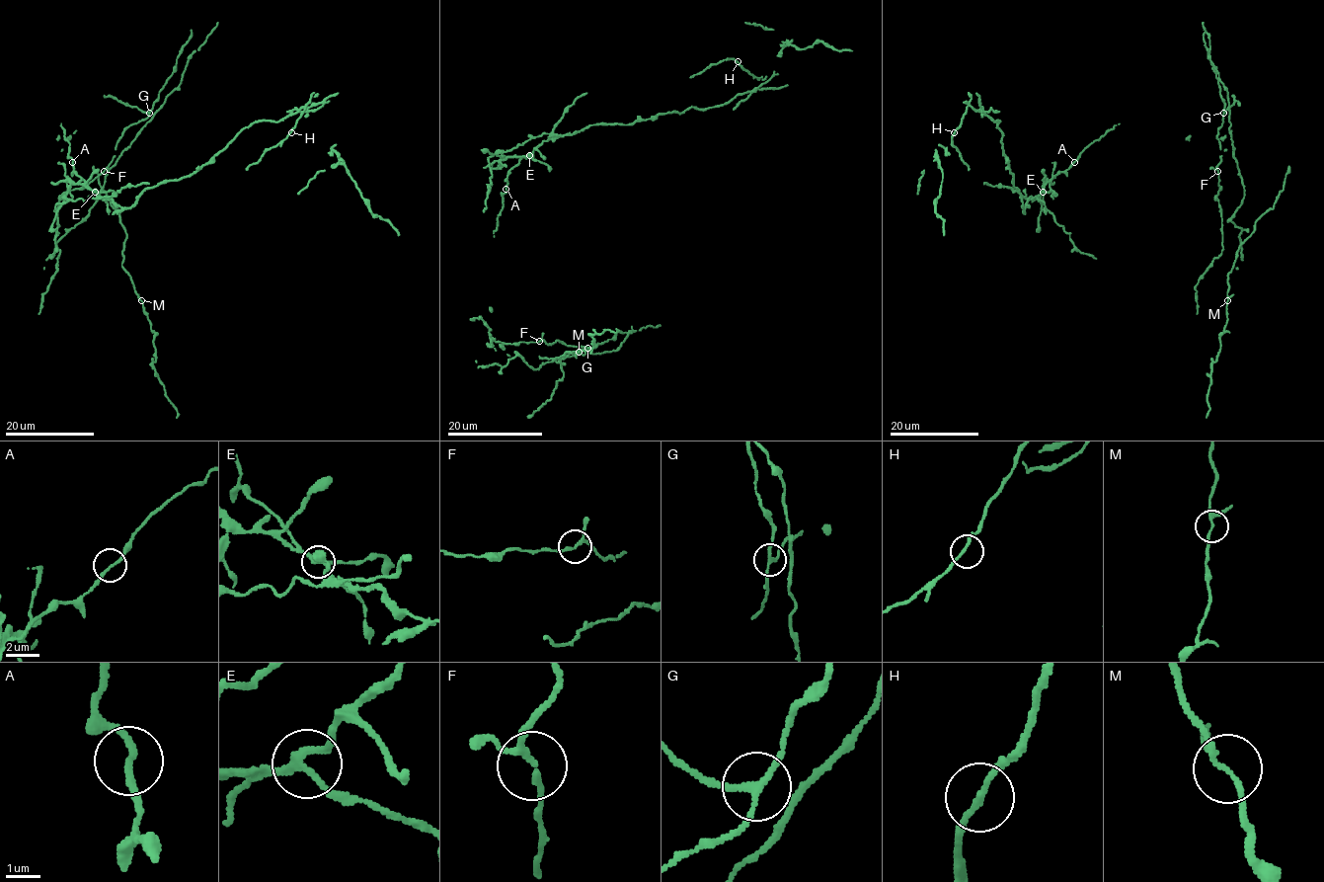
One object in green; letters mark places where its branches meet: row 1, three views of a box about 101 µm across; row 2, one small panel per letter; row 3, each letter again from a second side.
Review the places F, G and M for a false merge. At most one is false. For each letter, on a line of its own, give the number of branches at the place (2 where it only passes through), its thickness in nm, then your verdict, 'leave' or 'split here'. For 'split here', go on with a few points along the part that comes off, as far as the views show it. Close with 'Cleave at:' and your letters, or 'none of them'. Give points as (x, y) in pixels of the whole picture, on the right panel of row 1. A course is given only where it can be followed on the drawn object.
F: 3 branches meet; 140 nm thick; leave
G: 3 branches meet; 160 nm thick; split here
M: 3 branches meet; 130 nm thick; leave
Cleave at: G

